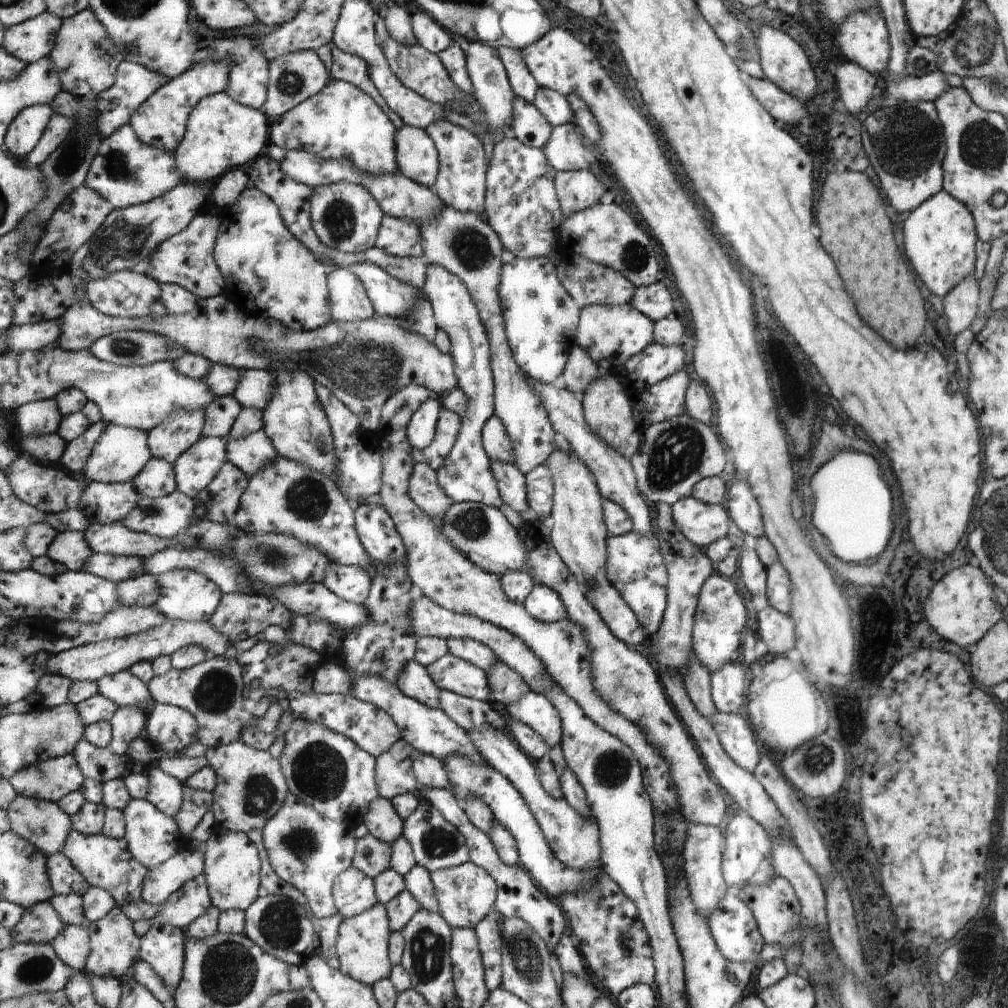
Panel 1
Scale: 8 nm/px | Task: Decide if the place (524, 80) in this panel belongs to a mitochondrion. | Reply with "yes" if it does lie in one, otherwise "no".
no

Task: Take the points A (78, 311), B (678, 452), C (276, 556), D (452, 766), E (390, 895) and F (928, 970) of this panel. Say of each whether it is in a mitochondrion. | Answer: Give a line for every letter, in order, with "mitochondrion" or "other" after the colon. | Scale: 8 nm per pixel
A: other
B: mitochondrion
C: mitochondrion
D: other
E: other
F: other

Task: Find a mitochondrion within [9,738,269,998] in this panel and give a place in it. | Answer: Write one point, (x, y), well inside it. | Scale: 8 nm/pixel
(36, 969)

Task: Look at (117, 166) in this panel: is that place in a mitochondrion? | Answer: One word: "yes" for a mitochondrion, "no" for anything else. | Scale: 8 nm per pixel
yes

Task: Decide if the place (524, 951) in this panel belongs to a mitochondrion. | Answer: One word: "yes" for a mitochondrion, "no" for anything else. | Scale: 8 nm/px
yes

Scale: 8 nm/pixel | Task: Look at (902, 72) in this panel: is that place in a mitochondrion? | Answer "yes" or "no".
no

